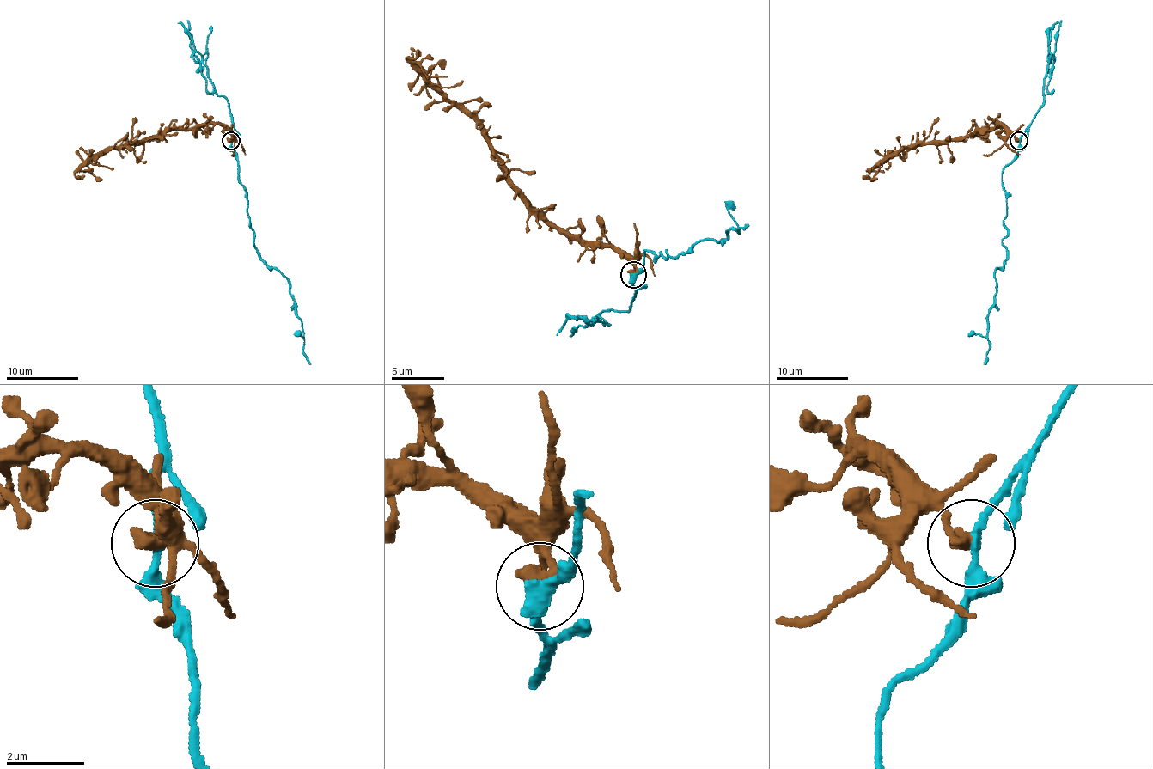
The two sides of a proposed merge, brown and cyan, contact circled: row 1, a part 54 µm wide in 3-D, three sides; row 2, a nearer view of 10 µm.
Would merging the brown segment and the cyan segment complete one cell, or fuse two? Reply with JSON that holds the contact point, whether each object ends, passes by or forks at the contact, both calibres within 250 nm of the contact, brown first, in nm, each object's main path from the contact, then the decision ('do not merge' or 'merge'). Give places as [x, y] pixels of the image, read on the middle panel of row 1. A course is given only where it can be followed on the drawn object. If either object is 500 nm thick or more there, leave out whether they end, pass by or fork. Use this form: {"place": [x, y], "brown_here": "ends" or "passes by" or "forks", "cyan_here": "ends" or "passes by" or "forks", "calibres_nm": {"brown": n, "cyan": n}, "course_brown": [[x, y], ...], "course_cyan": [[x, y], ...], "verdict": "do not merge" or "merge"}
{"place": [633, 275], "brown_here": "ends", "cyan_here": "passes by", "calibres_nm": {"brown": 420, "cyan": 220}, "course_brown": [[632, 274], [635, 266], [614, 247], [564, 237], [541, 216], [488, 135], [407, 59], [415, 53], [410, 48]], "course_cyan": [[632, 274], [646, 250], [667, 259], [667, 250], [669, 256], [685, 256], [701, 240], [716, 242], [748, 224]], "verdict": "do not merge"}

